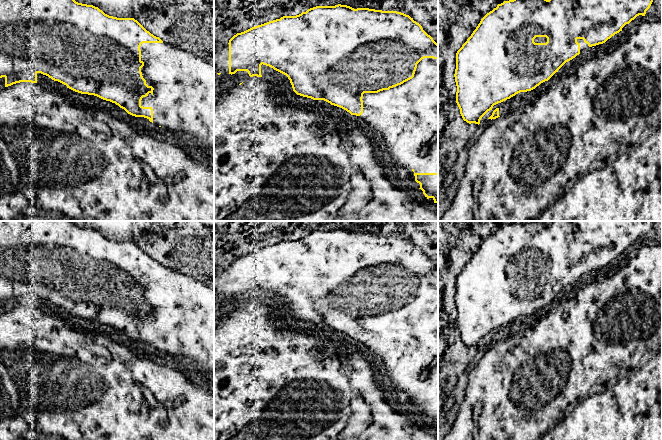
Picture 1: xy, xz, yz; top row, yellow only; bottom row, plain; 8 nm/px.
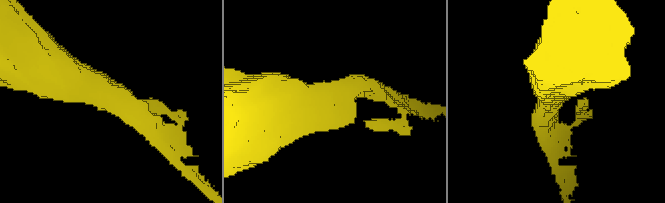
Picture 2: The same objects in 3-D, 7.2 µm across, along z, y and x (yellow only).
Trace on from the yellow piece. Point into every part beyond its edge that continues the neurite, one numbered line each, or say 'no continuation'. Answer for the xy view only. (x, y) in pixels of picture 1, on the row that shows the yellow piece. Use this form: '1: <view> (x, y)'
1: xy (183, 97)

